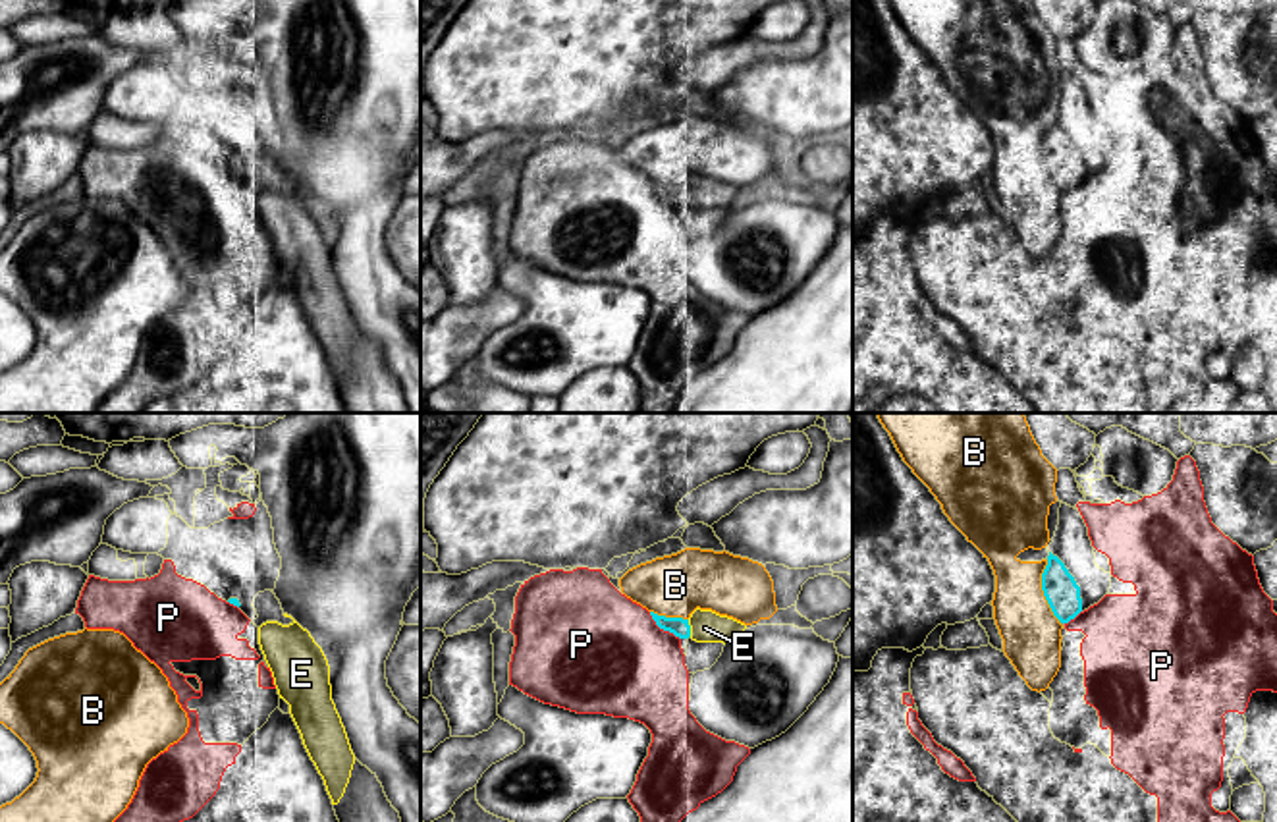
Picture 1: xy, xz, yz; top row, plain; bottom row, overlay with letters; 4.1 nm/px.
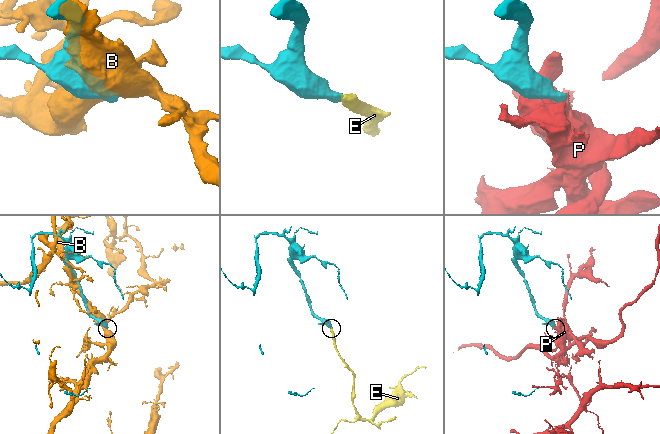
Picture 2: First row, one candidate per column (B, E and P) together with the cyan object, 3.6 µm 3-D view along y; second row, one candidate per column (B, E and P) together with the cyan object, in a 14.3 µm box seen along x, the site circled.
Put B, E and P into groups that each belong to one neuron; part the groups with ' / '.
B / E / P

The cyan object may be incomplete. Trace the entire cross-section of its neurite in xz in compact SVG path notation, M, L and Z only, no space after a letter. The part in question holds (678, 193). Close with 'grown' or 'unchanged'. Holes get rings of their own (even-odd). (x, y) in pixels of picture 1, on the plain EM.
M696 176L689 187L683 185L666 185L650 179L656 193L664 199L673 201L679 206L693 206L696 210L729 210L737 206L747 193L727 185L720 183L712 178L700 178Z; grown

